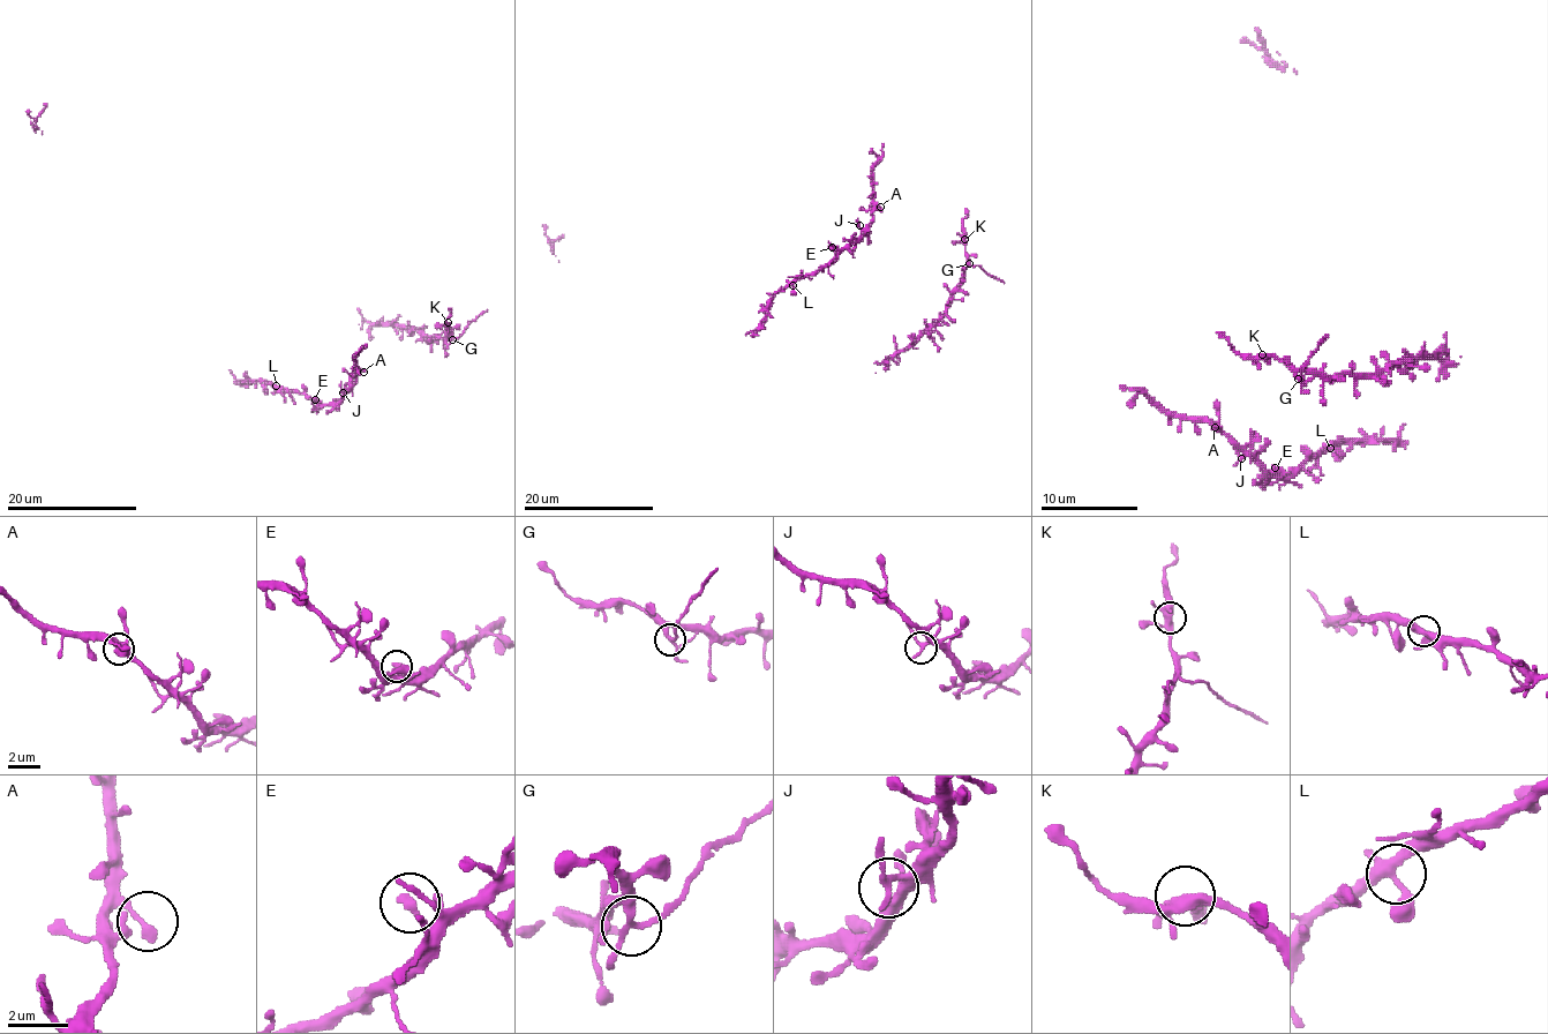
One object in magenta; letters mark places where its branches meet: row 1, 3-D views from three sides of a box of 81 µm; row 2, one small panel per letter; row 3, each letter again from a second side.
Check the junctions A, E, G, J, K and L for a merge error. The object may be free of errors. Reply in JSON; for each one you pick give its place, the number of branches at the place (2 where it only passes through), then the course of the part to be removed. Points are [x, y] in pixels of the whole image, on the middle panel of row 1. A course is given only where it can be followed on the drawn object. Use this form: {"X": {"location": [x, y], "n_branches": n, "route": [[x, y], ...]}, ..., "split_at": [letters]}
{"G": {"location": [969, 263], "n_branches": 4, "route": [[968, 263], [979, 266], [1004, 283]]}, "split_at": ["G"]}

